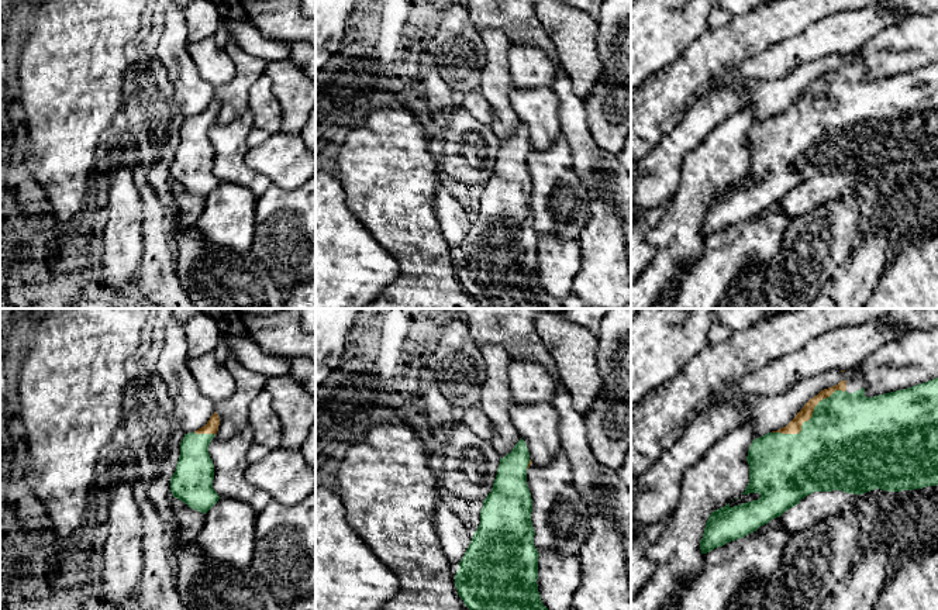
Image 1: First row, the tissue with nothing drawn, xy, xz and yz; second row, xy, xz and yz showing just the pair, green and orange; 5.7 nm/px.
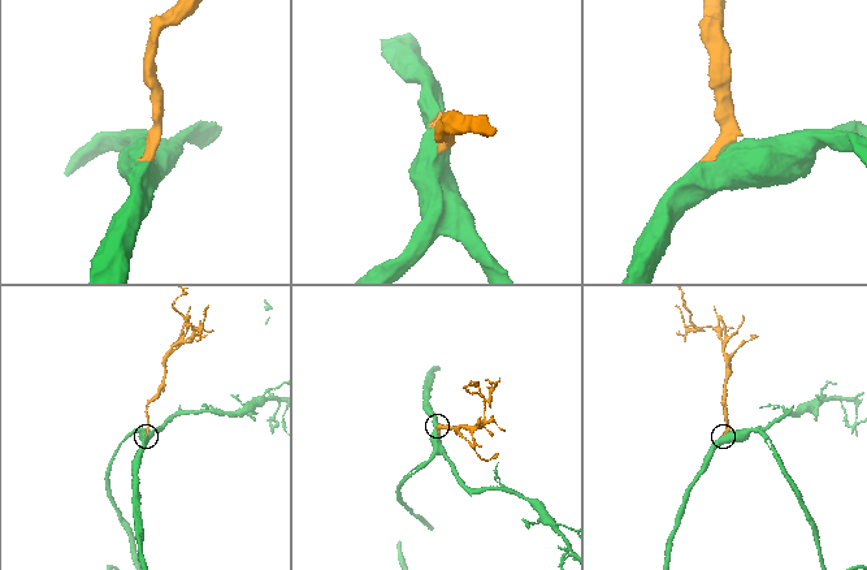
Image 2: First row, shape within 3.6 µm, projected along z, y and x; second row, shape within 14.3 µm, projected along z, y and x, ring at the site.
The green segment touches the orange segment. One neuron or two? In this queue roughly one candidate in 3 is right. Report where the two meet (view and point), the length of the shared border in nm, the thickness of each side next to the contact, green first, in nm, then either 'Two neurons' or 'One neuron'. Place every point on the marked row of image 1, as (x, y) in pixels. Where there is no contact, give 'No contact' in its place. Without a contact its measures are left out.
Touches green at yz (810, 419). Shared border 500 nm. Thickness 500 nm (green) against 80 nm. One neuron

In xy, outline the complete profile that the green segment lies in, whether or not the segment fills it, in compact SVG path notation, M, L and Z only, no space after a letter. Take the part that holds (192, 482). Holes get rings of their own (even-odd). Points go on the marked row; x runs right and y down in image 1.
M214 411L204 427L185 434L176 471L170 478L173 497L204 514L220 499L213 489L214 465L208 454L208 445L215 437L218 425L220 417Z

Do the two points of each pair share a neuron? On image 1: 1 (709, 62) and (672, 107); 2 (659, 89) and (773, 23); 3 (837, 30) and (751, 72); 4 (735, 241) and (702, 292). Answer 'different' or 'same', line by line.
1: same
2: same
3: same
4: same

